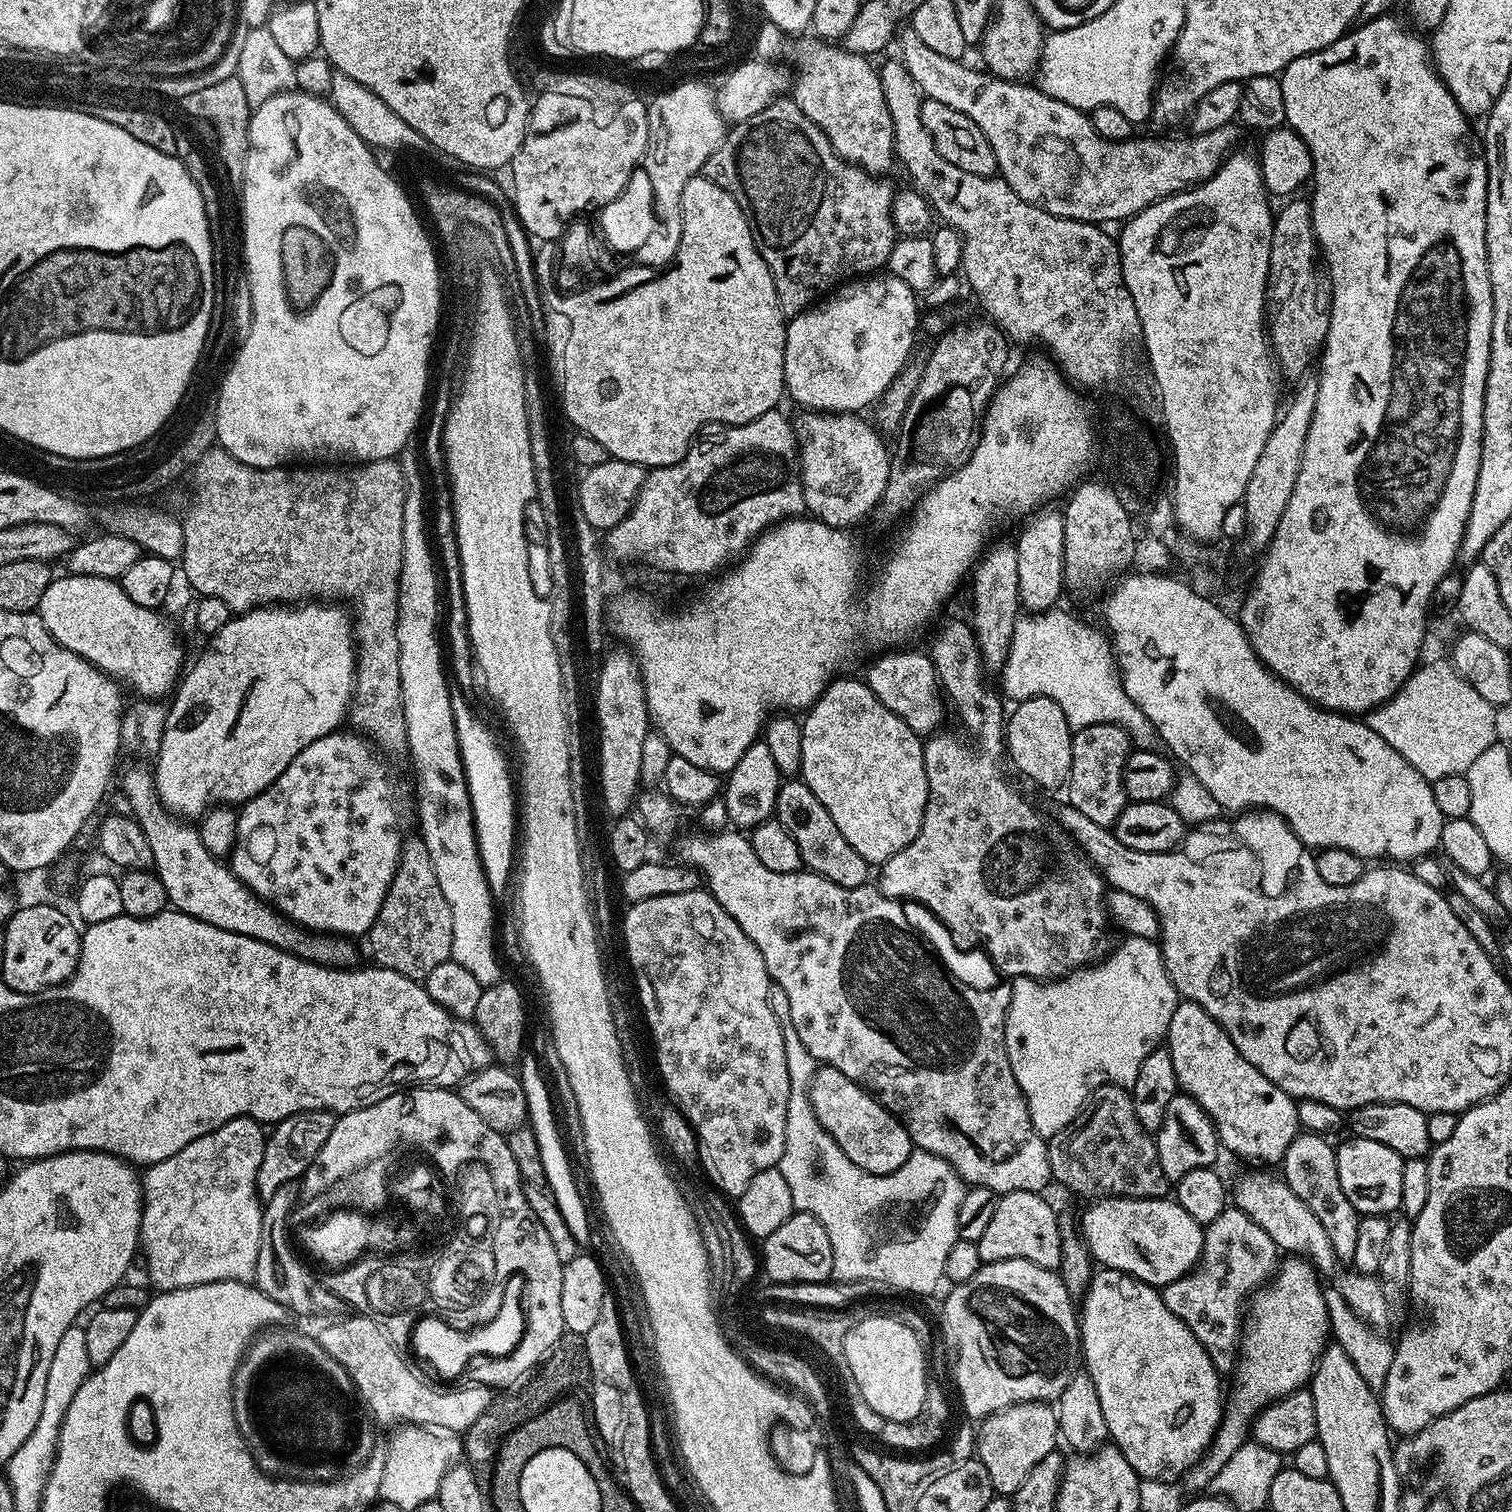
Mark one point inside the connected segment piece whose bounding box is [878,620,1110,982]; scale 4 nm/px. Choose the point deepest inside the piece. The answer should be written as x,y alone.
997,872

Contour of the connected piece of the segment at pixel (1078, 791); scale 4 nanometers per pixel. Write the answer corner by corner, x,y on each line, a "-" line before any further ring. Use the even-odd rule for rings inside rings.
1095,724
1075,729
1072,734
1070,774
1066,785
1067,803
1070,807
1079,810
1081,814
1086,814
1090,822
1098,822
1098,826
1103,828
1112,828
1116,819
1122,814
1125,804
1129,803
1128,795
1124,792
1124,767
1132,751
1134,751
1132,737
1119,724

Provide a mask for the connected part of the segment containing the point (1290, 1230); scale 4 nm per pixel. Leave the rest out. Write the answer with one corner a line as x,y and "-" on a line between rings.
1271,1171
1248,1172
1240,1181
1236,1188
1231,1189
1230,1196
1235,1207
1241,1208
1246,1215
1254,1218
1266,1234
1276,1244
1277,1249
1284,1254
1295,1254
1303,1256
1309,1260
1317,1273
1332,1272
1338,1267
1338,1261
1334,1254
1334,1246
1330,1246
1330,1238
1326,1235
1326,1229
1314,1214
1310,1214
1310,1206
1290,1190
1290,1186
1279,1175
1271,1176

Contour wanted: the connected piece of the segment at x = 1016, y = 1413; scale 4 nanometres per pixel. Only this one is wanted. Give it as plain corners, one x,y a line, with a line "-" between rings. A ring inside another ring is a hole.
1042,1400
1015,1404
983,1417
976,1433
975,1455
986,1466
986,1474
990,1474
993,1493
1004,1498
1015,1496
1018,1486
1030,1478
1030,1470
1057,1447
1059,1430
1057,1409

